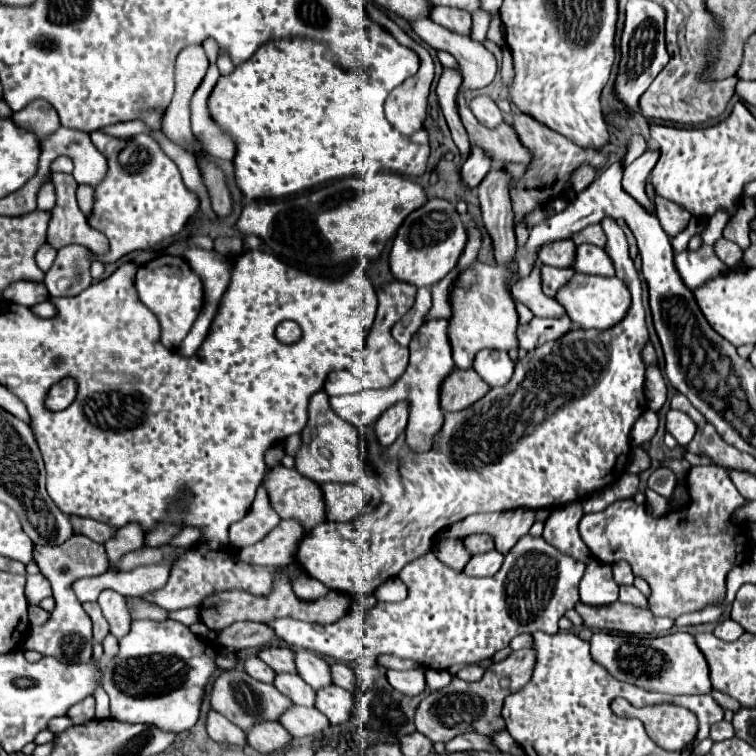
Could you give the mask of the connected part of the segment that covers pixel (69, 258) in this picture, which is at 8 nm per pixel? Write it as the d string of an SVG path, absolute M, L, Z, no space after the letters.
M66 245L58 249L58 257L44 277L52 297L70 297L82 293L90 283L88 249L82 245Z

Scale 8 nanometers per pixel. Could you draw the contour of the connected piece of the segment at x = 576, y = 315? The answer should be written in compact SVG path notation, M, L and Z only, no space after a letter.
M574 273L574 277L560 287L560 291L554 295L554 299L566 309L572 323L576 323L582 329L606 329L614 323L622 321L630 307L630 291L626 285L616 277L598 277L598 275L584 275Z

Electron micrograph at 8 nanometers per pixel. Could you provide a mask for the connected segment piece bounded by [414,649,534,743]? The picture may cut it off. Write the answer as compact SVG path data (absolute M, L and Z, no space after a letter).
M520 649L520 651L512 651L504 661L490 665L484 677L476 683L468 683L458 677L452 677L448 687L440 691L432 691L420 701L414 715L416 729L422 735L426 735L430 741L442 741L442 743L450 741L454 735L468 731L490 735L490 731L502 729L502 715L500 715L502 699L510 695L510 691L518 691L518 687L524 687L530 681L532 669L534 669L532 649Z

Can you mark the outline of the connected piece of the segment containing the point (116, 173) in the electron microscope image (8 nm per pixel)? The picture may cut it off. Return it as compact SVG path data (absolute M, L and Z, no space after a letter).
M94 131L90 139L108 159L108 171L106 179L94 189L94 207L86 219L92 229L104 233L110 241L110 251L106 255L90 251L90 261L106 265L132 251L150 249L178 235L188 219L198 215L200 197L184 185L176 163L162 151L154 137L140 133L130 139L116 139L104 131Z

